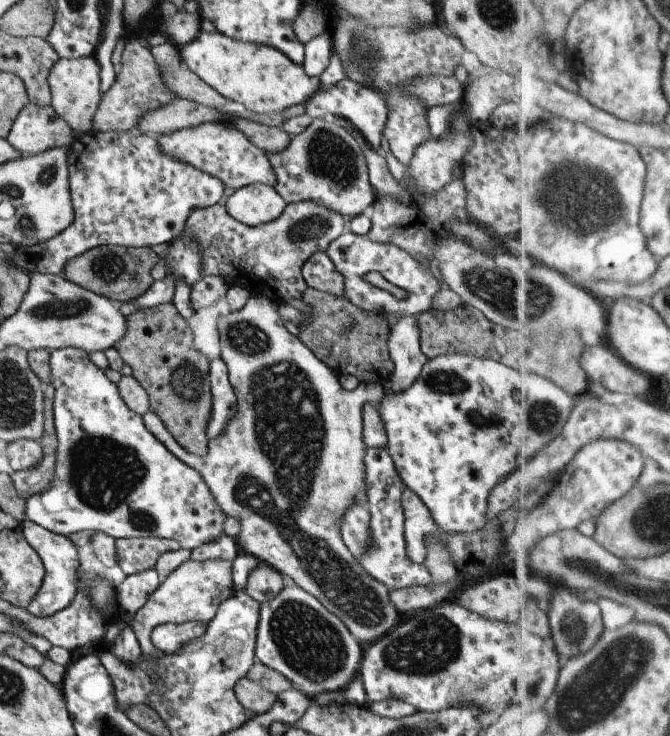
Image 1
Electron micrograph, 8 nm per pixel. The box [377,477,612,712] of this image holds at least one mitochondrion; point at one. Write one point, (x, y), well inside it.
(572, 627)

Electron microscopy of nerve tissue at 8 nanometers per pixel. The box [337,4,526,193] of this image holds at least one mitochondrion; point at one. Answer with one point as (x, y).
(365, 50)

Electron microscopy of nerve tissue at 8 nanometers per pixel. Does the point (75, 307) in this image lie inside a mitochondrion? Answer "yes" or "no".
yes

